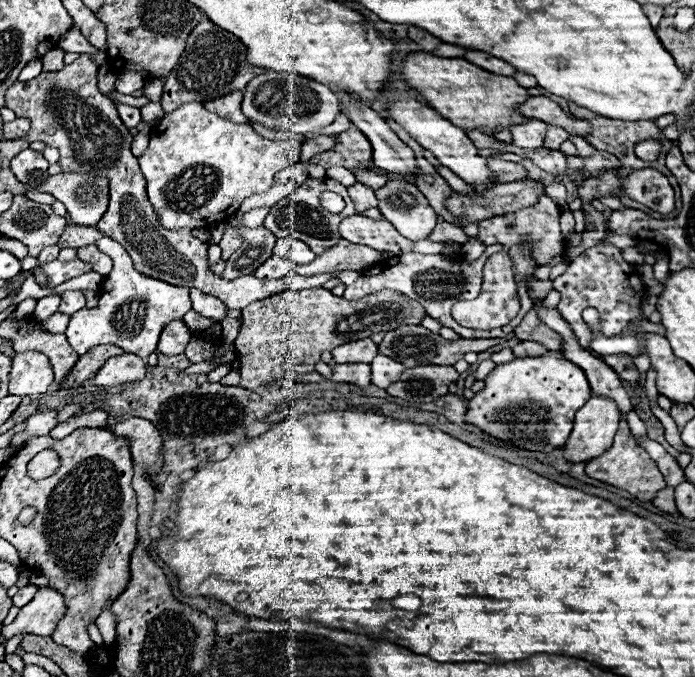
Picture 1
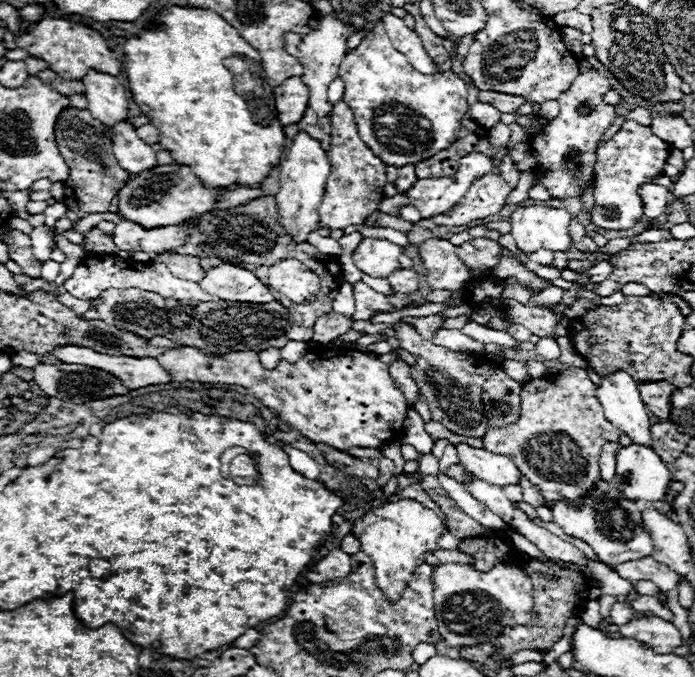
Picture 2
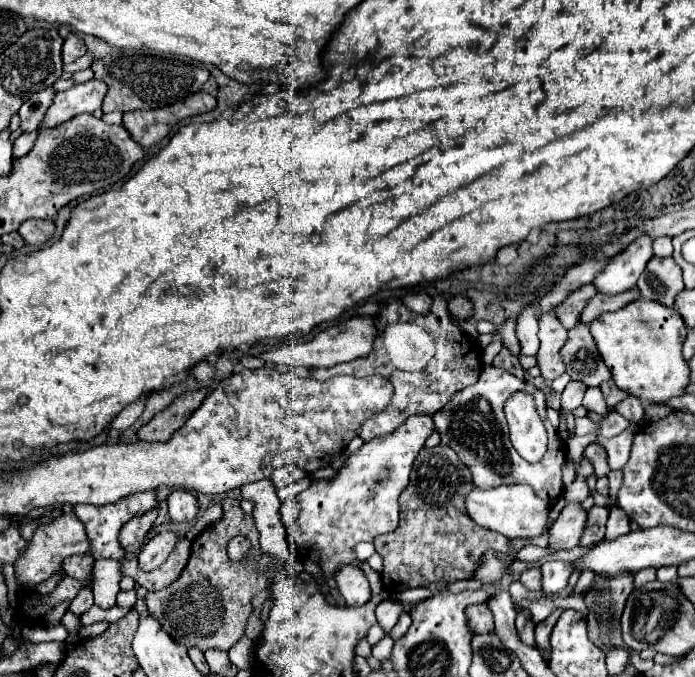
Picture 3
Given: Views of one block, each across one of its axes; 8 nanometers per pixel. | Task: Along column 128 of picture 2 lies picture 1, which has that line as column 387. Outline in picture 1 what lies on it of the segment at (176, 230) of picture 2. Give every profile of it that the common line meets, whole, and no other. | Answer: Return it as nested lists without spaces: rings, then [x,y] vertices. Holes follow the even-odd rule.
[[[360,214],[348,216],[340,222],[340,234],[344,240],[350,240],[354,244],[370,246],[378,252],[430,252],[430,254],[442,254],[444,252],[444,242],[410,242],[404,236],[400,236],[392,224],[386,220],[372,220]]]

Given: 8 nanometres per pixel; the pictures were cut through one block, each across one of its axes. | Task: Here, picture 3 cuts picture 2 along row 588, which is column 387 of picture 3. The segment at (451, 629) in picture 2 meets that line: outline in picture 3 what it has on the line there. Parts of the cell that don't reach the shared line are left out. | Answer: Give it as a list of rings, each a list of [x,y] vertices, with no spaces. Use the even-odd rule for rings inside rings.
[[[410,416],[394,432],[362,444],[360,450],[348,456],[346,464],[336,472],[336,476],[328,480],[314,480],[310,488],[284,502],[282,516],[294,554],[308,554],[310,560],[320,564],[320,570],[326,576],[334,576],[336,570],[346,564],[362,568],[370,583],[372,595],[383,590],[380,574],[372,570],[367,562],[356,558],[354,546],[362,540],[374,540],[380,534],[396,530],[398,496],[408,486],[414,458],[430,434],[430,416]]]

